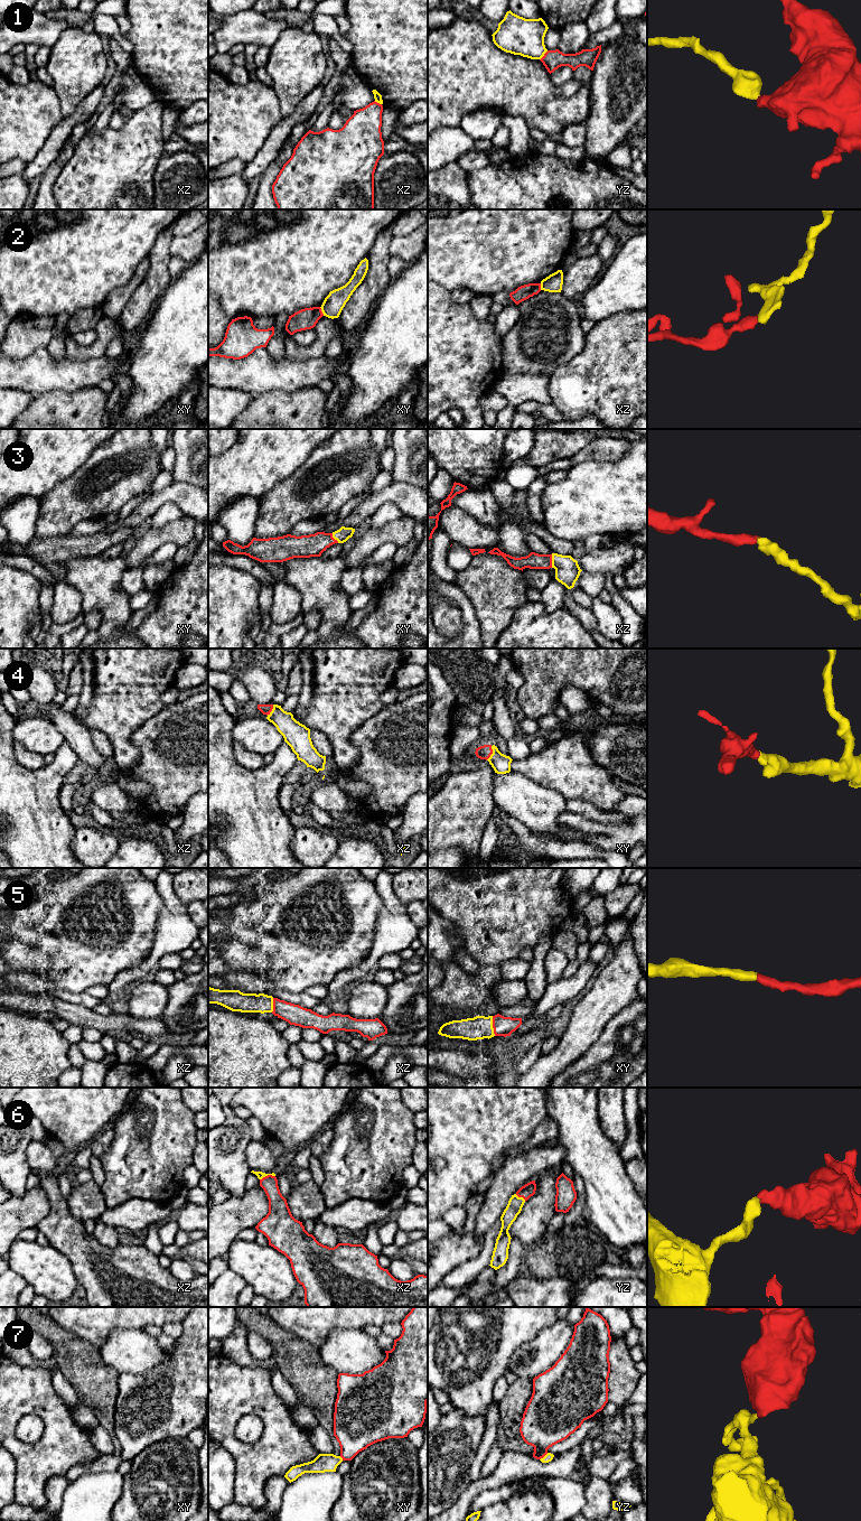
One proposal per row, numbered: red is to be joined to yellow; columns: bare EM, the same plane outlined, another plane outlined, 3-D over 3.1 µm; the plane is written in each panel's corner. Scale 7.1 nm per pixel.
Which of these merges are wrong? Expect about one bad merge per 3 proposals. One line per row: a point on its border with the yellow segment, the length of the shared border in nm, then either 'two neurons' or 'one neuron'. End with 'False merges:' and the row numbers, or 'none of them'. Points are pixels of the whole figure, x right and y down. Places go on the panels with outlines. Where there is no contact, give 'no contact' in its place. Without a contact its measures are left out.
1: contact yz (543, 55); length 90 nm; two neurons
2: contact xy (321, 310); length 70 nm; two neurons
3: contact xz (552, 561); length 100 nm; one neuron
4: contact xy (493, 753); length 110 nm; one neuron
5: contact xy (492, 1026); length 150 nm; one neuron
6: contact xz (267, 1175); length 120 nm; one neuron
7: contact yz (544, 1456); length 80 nm; two neurons
False merges: 1, 2, 7

